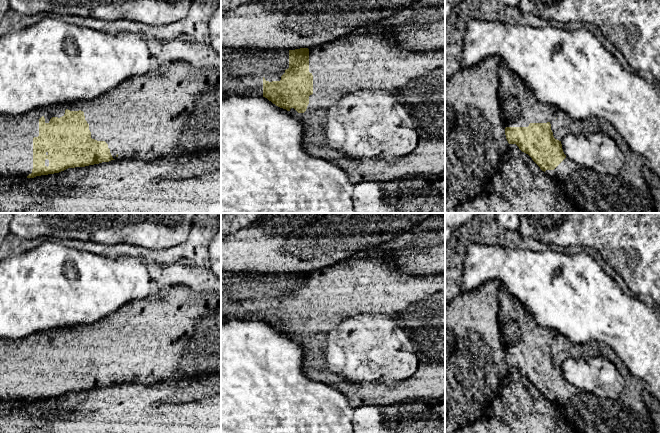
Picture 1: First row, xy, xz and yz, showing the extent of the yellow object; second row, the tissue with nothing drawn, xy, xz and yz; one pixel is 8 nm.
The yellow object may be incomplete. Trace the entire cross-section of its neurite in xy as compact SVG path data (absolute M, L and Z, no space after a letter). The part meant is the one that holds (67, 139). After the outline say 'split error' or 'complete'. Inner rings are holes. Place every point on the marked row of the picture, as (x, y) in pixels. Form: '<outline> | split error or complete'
M185 61L170 62L128 79L89 101L38 108L27 114L0 115L2 179L14 176L34 178L122 158L151 161L220 147L221 67L196 68Z | split error

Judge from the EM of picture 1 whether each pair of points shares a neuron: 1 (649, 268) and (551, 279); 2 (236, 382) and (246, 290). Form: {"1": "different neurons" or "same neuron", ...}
{"1": "different neurons", "2": "different neurons"}

